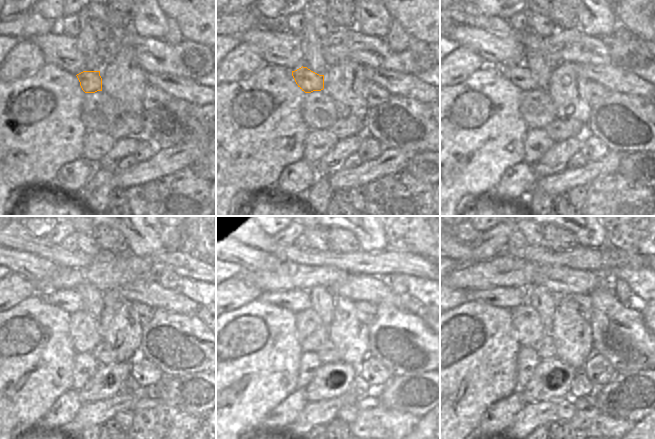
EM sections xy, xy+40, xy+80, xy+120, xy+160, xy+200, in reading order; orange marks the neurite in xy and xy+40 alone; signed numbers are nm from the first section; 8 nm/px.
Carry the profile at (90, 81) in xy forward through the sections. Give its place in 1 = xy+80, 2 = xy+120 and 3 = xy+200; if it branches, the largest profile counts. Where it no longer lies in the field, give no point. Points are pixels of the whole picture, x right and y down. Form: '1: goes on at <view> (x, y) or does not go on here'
1: goes on at xy+80 (519, 75)
2: goes on at xy+120 (70, 300)
3: goes on at xy+200 (510, 298)

